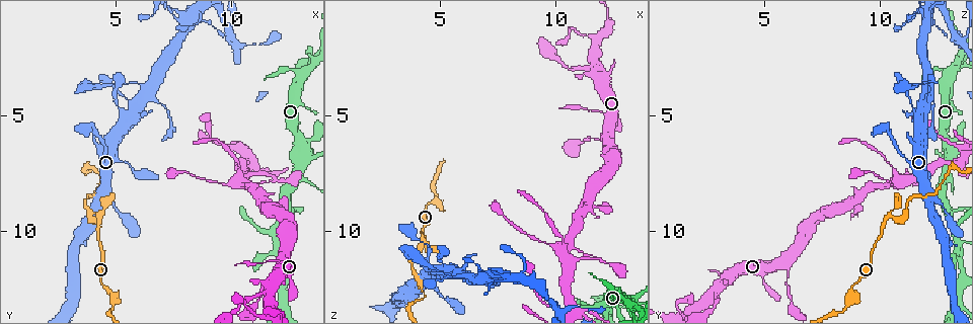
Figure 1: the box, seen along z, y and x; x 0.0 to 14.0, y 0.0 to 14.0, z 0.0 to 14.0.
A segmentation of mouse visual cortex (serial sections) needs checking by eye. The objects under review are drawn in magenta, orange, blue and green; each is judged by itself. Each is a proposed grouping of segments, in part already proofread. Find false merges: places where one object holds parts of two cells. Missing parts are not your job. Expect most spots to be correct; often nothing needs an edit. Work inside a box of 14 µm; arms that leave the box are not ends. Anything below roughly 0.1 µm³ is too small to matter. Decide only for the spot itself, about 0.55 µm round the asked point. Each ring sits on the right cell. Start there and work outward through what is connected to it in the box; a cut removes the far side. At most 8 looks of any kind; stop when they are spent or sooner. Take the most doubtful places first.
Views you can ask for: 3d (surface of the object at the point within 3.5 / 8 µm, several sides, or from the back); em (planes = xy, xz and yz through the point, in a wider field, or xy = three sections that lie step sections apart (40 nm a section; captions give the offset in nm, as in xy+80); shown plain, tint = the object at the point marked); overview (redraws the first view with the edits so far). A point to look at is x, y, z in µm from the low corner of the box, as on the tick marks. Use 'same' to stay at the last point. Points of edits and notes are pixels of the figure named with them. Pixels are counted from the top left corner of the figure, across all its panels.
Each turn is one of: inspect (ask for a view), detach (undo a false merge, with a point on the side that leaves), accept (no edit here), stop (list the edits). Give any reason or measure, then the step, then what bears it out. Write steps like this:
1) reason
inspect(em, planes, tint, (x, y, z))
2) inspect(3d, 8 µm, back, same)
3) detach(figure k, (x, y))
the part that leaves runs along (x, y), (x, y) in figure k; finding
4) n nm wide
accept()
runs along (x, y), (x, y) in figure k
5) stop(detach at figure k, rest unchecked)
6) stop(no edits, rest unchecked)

abrupt turn
inspect(3d, 3.5 µm, (10.1, 1.8, 13.4))

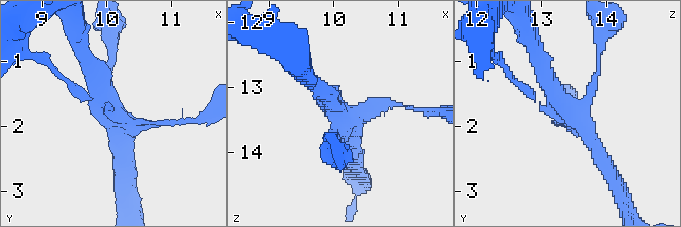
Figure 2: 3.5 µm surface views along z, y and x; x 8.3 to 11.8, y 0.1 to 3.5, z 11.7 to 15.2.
inspect(em, xy, step 1, plain, (10.05, 1.75, 13.40))

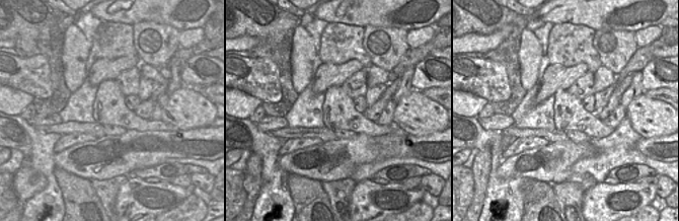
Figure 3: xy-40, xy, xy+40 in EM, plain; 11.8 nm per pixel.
where the object lies
inspect(em, xy, step 1, tint, same)

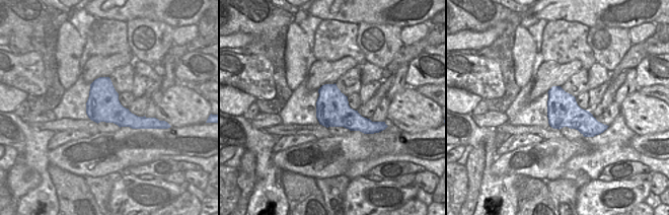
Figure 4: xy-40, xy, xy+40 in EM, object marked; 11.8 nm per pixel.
accept()
runs along (85, 57), (120, 120), (169, 123) in figure 2; all the same cell

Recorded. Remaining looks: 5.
abrupt turn
inspect(3d, 3.5 µm, (4.2, 9.4, 10.5))

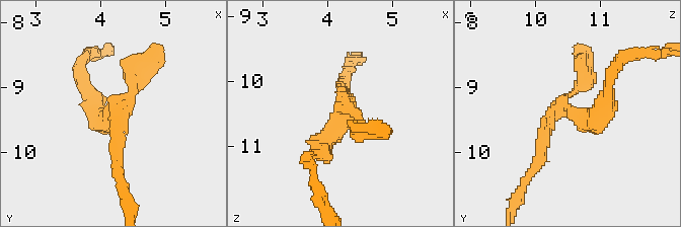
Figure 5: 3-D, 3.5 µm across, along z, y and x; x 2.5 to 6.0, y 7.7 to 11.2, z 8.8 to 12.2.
accept()
runs along (538, 155), (556, 105), (593, 119), (608, 90) in figure 5; one cell here

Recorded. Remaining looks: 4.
thin arm on a thick one
inspect(3d, 3.5 µm, (10.4, 7.9, 10.7))

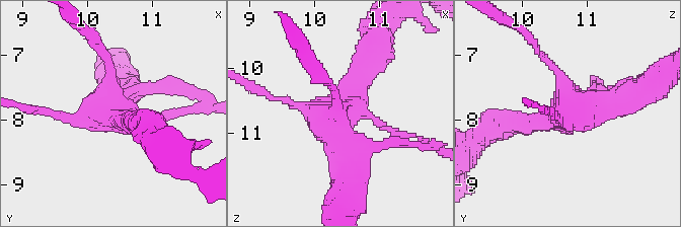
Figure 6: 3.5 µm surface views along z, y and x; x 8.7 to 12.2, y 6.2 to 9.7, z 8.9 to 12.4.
inspect(em, xy, step 3, tint, (10.45, 7.95, 10.70))

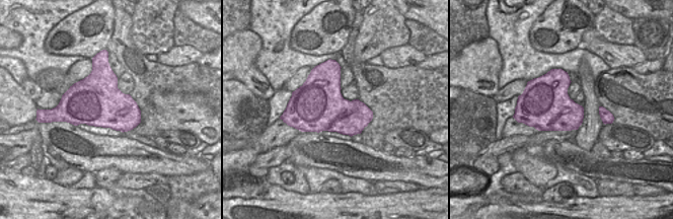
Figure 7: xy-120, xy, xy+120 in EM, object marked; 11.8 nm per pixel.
accept()
one cell here

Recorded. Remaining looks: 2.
stop(no edits, rest unchecked)

